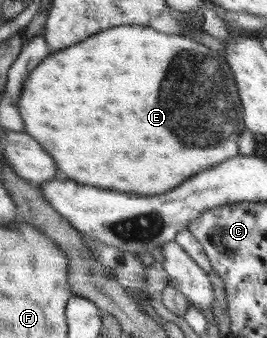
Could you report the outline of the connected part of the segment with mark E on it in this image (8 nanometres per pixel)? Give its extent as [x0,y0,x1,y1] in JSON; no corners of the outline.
[19,25,246,195]

